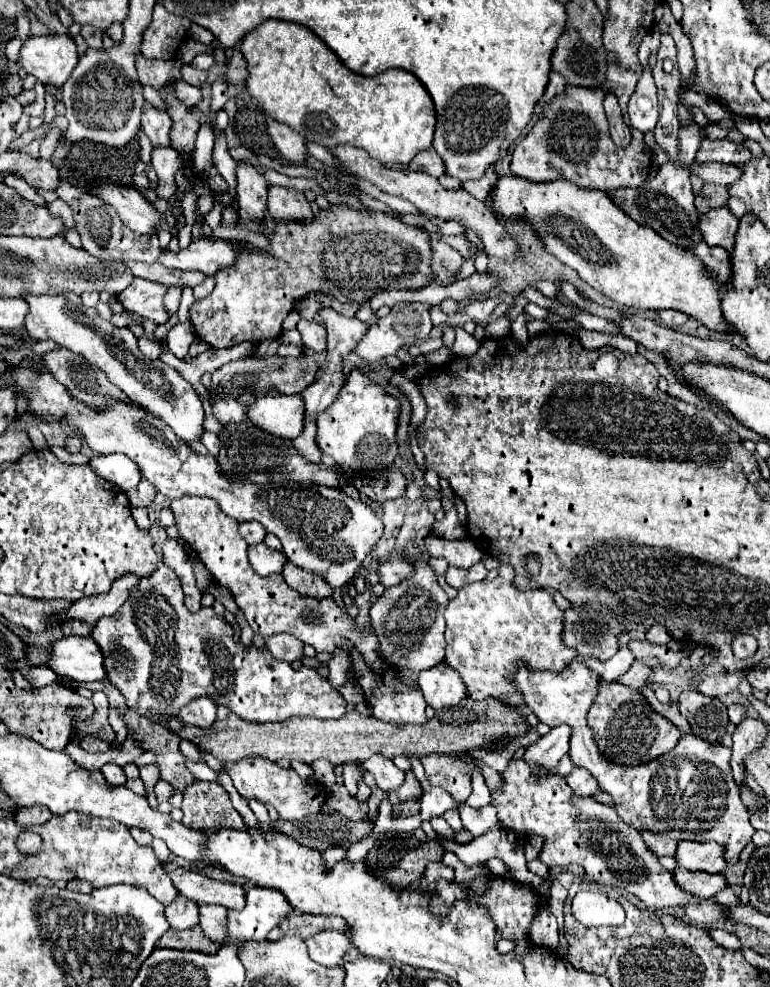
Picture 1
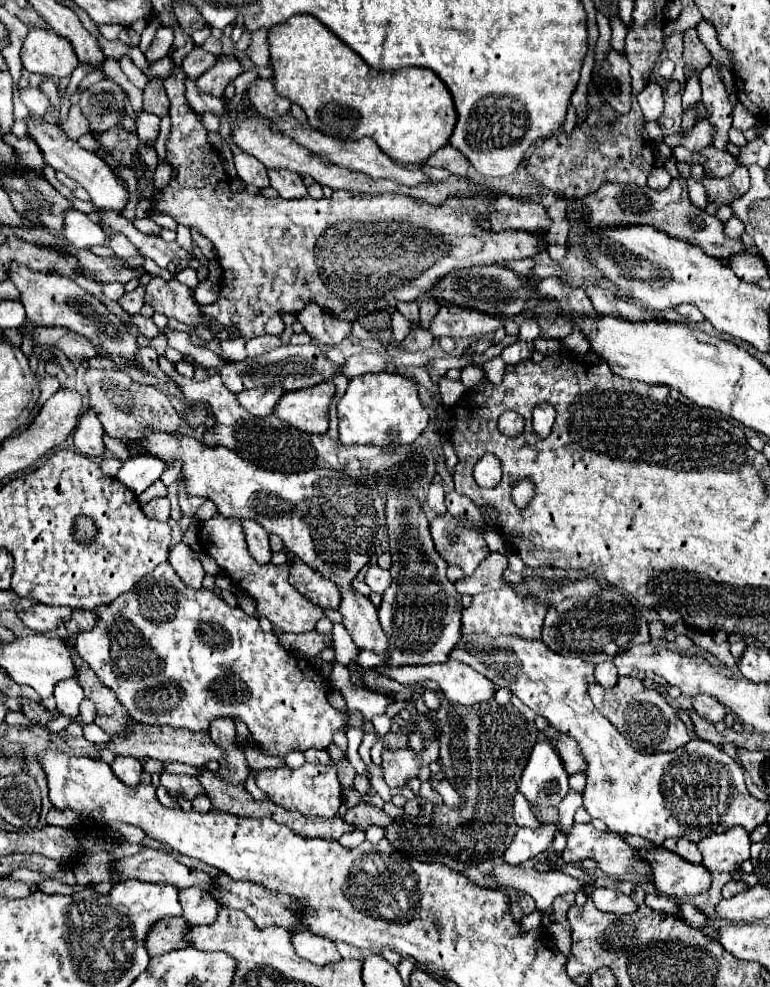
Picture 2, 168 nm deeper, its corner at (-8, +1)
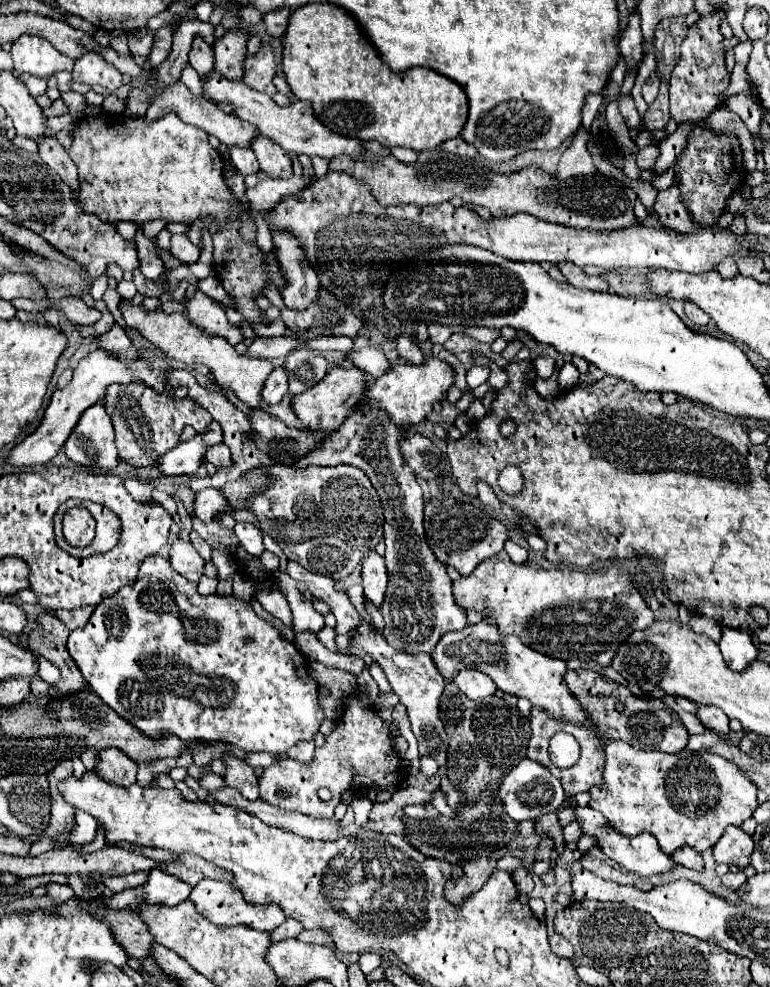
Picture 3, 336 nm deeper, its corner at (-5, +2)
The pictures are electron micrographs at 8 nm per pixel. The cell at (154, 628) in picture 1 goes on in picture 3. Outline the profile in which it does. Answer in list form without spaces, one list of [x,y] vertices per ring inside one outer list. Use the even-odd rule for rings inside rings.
[[[151,555],[143,561],[143,565],[139,567],[139,575],[135,581],[131,581],[131,585],[119,589],[113,597],[109,597],[107,601],[101,601],[89,623],[83,627],[83,629],[75,629],[71,631],[69,635],[69,643],[67,643],[67,649],[71,653],[71,657],[75,659],[79,671],[83,673],[85,681],[89,683],[89,687],[115,711],[119,713],[123,719],[131,721],[135,727],[139,727],[143,733],[151,735],[151,737],[157,737],[161,731],[169,731],[173,735],[177,735],[179,739],[185,739],[185,741],[209,741],[209,743],[215,743],[215,741],[227,741],[227,743],[233,743],[237,747],[243,747],[245,751],[269,751],[269,753],[287,753],[297,741],[313,741],[313,737],[319,733],[319,727],[321,723],[325,721],[325,715],[323,715],[323,709],[319,705],[319,699],[317,699],[317,693],[319,693],[319,685],[315,683],[315,679],[311,679],[309,675],[309,661],[307,657],[289,641],[285,641],[277,629],[263,621],[261,617],[255,615],[253,607],[247,605],[245,601],[239,601],[237,597],[233,595],[227,595],[227,597],[221,597],[217,593],[213,595],[201,595],[197,591],[197,585],[187,581],[185,577],[181,577],[179,573],[175,573],[171,569],[171,563],[165,559],[165,557],[159,557],[159,555]]]

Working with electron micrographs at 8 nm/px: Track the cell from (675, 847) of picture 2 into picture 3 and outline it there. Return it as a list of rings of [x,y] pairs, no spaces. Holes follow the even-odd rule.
[[[689,845],[675,849],[675,853],[671,855],[671,859],[675,863],[679,863],[683,867],[689,867],[689,869],[695,869],[695,871],[703,869],[703,857],[693,847],[689,847]]]

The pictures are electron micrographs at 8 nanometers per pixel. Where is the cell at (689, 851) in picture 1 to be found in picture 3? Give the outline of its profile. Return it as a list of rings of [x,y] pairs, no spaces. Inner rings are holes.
[[[727,827],[723,837],[713,847],[713,859],[715,863],[725,865],[739,865],[741,869],[749,865],[753,853],[753,839],[741,829],[741,827]]]

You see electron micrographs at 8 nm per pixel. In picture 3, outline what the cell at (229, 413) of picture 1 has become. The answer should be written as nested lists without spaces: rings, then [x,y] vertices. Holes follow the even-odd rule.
[[[277,367],[267,377],[265,387],[261,391],[261,397],[267,405],[277,405],[285,393],[287,393],[287,373],[283,367]]]

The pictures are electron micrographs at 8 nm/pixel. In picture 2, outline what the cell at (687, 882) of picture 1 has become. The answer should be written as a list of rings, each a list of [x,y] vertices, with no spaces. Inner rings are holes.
[[[662,846],[640,848],[638,854],[650,862],[652,884],[668,898],[686,900],[686,896],[700,894],[710,888],[710,874],[702,864],[692,864]]]

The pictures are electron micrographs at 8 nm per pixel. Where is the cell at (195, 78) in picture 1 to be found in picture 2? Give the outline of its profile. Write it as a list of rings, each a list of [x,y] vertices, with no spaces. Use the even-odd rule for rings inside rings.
[[[194,46],[194,50],[186,56],[182,68],[188,74],[188,78],[196,80],[200,74],[204,74],[206,70],[210,70],[216,64],[216,56],[206,52],[202,46]]]

